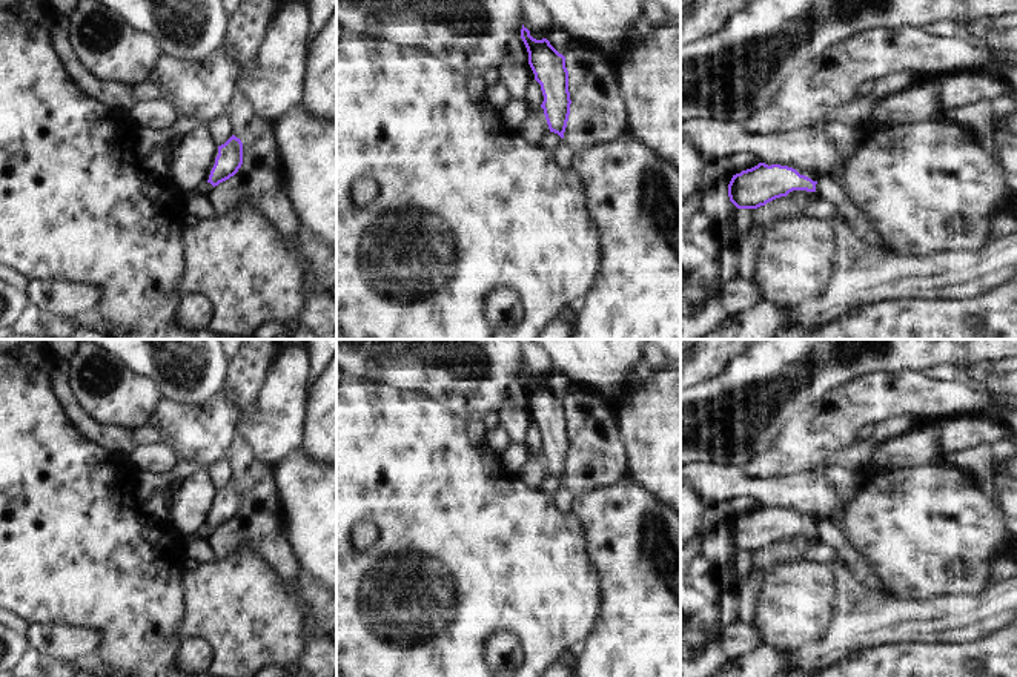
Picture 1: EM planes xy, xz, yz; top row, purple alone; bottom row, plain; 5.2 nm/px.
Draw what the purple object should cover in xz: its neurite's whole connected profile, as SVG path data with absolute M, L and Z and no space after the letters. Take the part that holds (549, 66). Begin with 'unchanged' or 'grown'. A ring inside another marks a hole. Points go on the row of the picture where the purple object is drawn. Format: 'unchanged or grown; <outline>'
unchanged; M524 25L521 38L527 48L528 64L535 80L541 84L544 95L541 107L544 109L548 129L564 138L571 104L565 57L547 38L533 38Z

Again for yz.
unchanged; M759 163L733 175L728 196L737 209L757 209L793 190L816 192L816 184L817 181L800 175L793 167Z

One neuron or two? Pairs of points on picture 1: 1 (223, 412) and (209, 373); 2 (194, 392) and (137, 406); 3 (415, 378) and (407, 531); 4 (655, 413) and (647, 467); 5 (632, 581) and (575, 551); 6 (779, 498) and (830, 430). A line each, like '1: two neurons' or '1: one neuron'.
1: two neurons
2: two neurons
3: two neurons
4: one neuron
5: two neurons
6: two neurons

